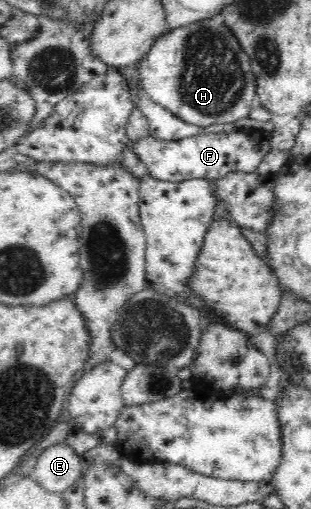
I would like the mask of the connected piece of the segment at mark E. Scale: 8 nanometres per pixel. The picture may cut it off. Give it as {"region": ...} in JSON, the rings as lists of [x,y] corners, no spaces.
{"region":[[[67,441],[48,446],[37,458],[33,476],[44,490],[62,493],[80,478],[81,460]]]}

